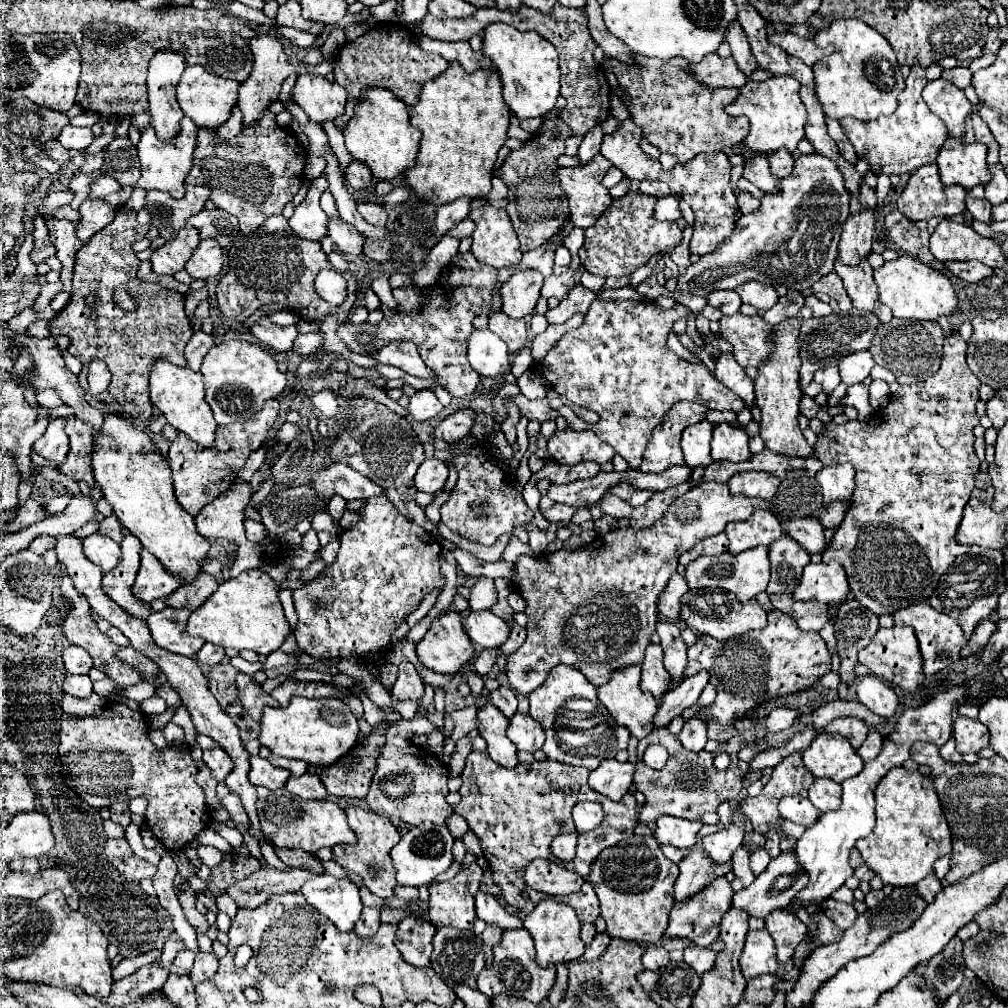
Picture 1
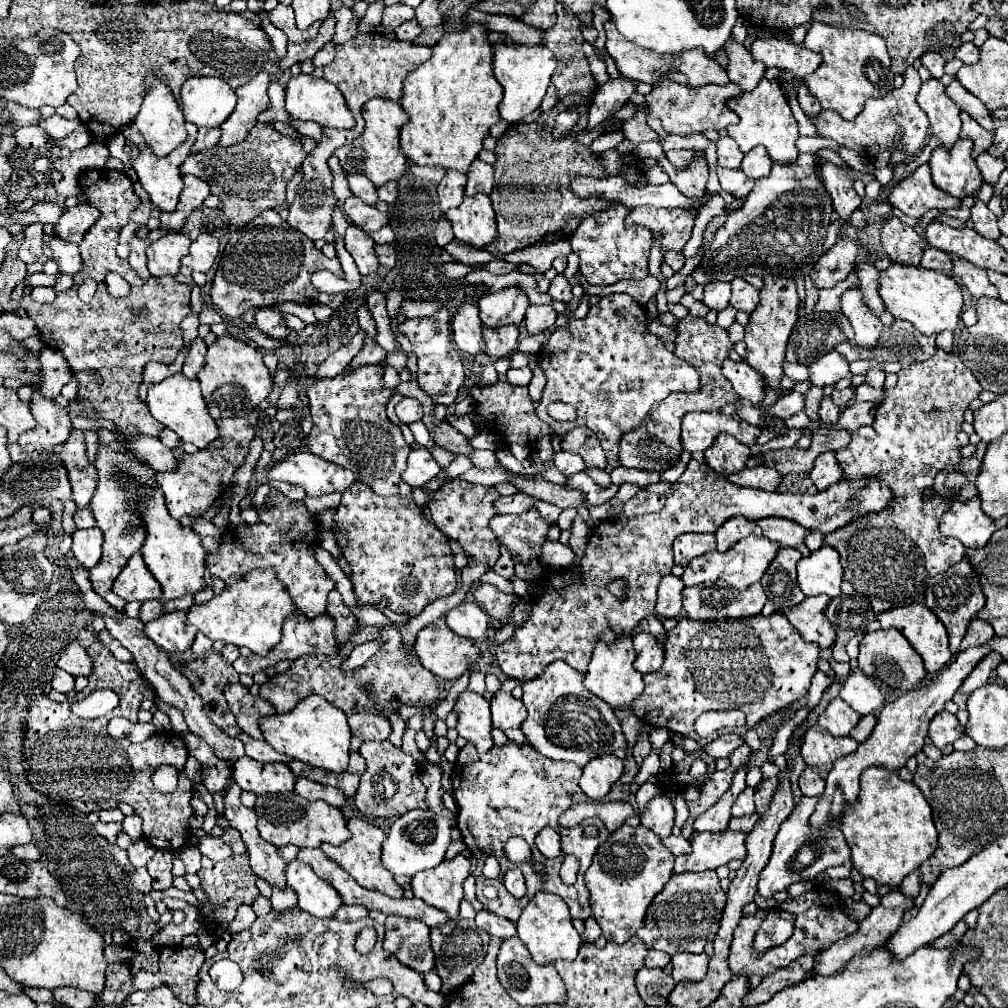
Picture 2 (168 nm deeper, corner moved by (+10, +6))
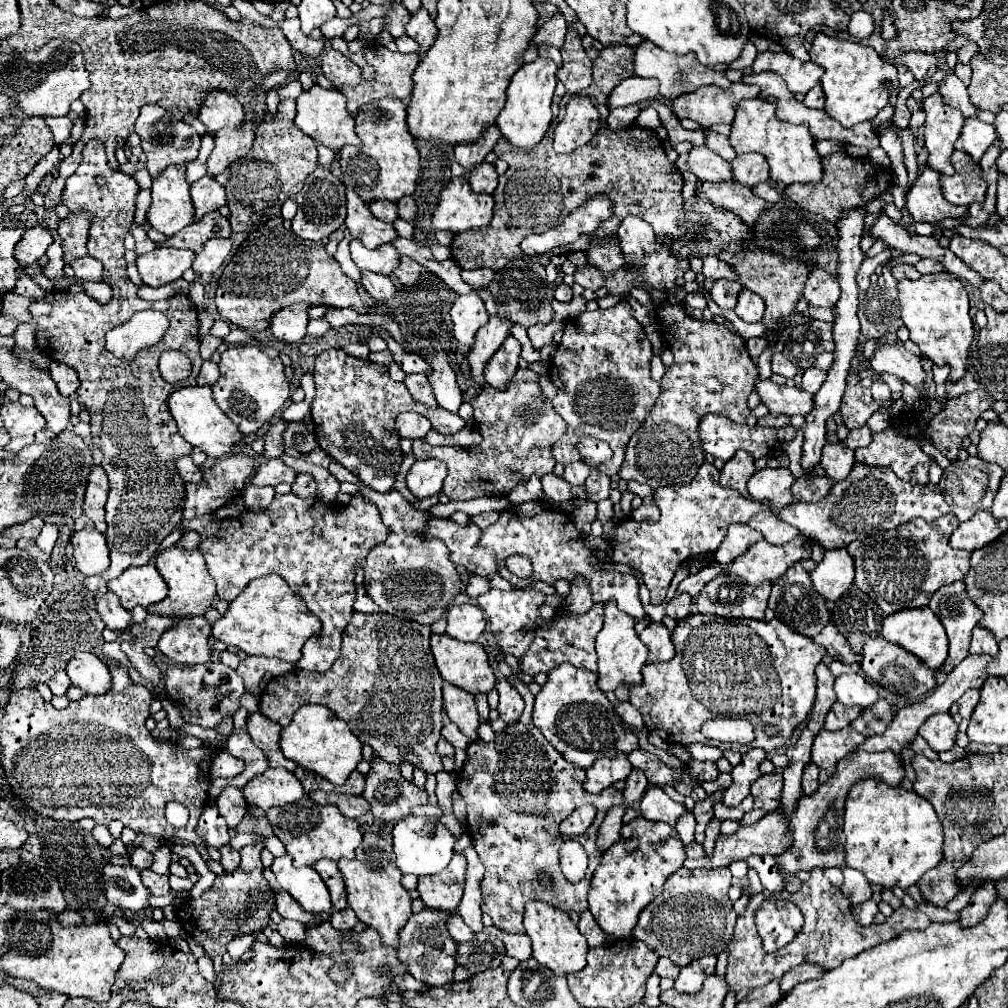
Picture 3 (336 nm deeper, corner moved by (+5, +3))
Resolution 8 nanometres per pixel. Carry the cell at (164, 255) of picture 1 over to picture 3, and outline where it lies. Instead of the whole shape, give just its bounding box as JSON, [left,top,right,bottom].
[137,247,195,287]

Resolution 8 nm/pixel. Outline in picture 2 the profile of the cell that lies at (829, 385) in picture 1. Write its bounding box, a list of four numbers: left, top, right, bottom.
[784,362,808,382]

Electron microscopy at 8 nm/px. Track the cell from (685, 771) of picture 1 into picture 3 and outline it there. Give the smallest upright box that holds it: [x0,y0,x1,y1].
[599,807,623,851]

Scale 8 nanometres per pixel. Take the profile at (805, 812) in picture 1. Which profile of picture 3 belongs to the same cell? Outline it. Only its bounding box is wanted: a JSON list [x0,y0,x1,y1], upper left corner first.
[741,773,783,825]

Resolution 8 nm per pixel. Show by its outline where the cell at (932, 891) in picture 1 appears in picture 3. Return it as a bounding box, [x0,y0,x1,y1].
[781,963,825,993]

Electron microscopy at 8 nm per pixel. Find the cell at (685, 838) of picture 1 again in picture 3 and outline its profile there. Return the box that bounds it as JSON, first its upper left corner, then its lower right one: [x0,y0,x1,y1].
[641,787,687,829]

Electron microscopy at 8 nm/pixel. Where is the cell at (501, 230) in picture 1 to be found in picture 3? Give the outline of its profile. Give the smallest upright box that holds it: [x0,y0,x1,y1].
[433,177,495,233]

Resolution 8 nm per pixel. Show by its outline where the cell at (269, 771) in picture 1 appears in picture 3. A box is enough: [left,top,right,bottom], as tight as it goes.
[243,767,305,811]

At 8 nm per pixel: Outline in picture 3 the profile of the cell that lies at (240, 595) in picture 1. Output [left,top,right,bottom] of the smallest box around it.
[211,575,319,663]

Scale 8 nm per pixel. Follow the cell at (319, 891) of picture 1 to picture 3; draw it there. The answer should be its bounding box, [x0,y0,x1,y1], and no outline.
[271,855,333,919]

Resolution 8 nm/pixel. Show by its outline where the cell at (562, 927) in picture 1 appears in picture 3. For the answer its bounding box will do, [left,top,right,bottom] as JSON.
[525,901,587,975]

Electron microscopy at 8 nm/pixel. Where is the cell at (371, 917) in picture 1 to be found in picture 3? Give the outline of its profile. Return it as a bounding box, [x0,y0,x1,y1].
[331,907,359,931]

